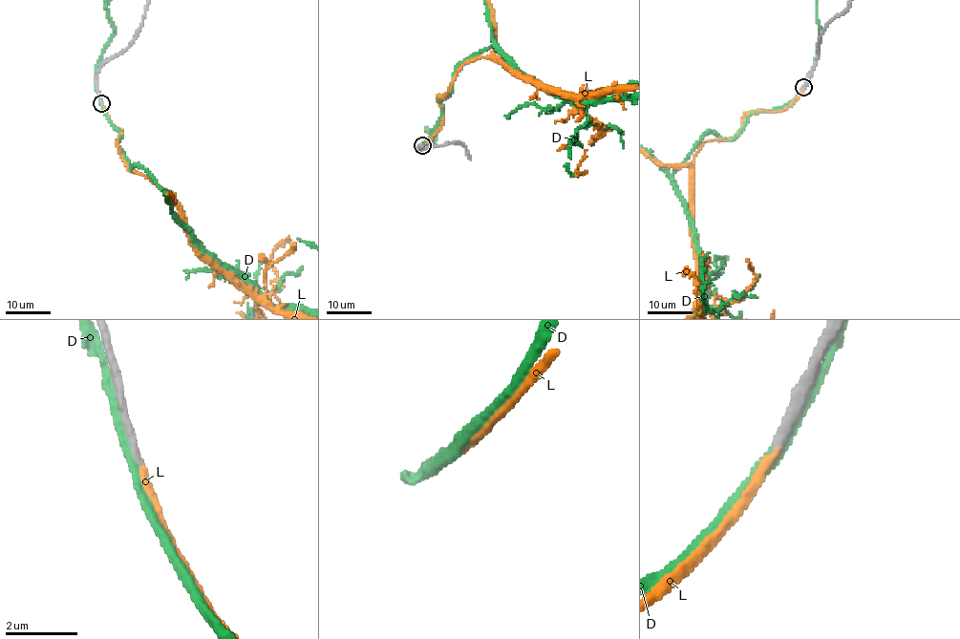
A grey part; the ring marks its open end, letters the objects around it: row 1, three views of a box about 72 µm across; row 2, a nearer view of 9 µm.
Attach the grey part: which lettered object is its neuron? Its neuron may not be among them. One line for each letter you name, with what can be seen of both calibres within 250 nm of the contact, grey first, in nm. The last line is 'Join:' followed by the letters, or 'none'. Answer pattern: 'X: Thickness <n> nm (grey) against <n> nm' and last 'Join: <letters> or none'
L: Thickness 240 nm (grey) against 220 nm
Join: L

